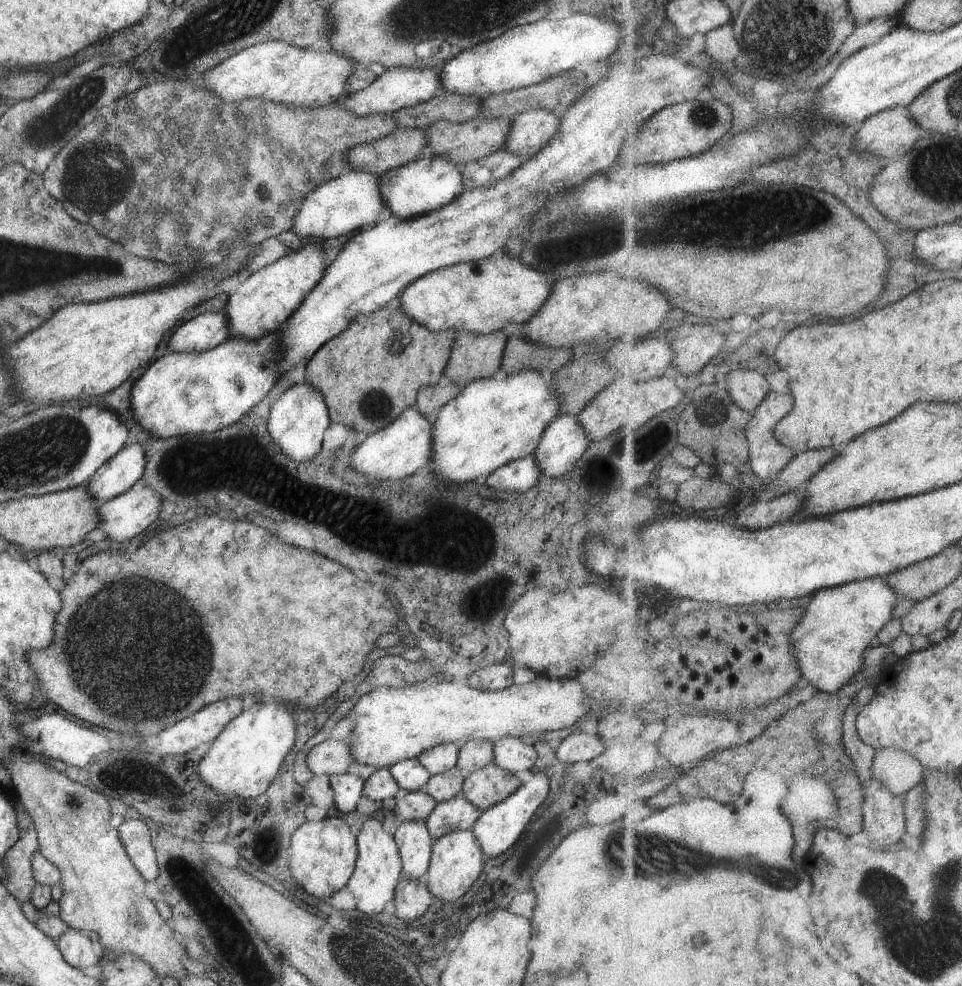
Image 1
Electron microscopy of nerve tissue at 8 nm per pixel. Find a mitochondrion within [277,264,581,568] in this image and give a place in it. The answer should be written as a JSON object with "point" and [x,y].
{"point":[374,406]}

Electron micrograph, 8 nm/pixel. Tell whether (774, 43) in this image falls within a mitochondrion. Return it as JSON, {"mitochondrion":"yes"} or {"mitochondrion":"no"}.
{"mitochondrion":"yes"}

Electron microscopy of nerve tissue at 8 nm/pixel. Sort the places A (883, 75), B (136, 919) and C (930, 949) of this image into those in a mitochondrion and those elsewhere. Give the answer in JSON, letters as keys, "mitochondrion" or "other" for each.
{"A":"other","B":"mitochondrion","C":"mitochondrion"}

